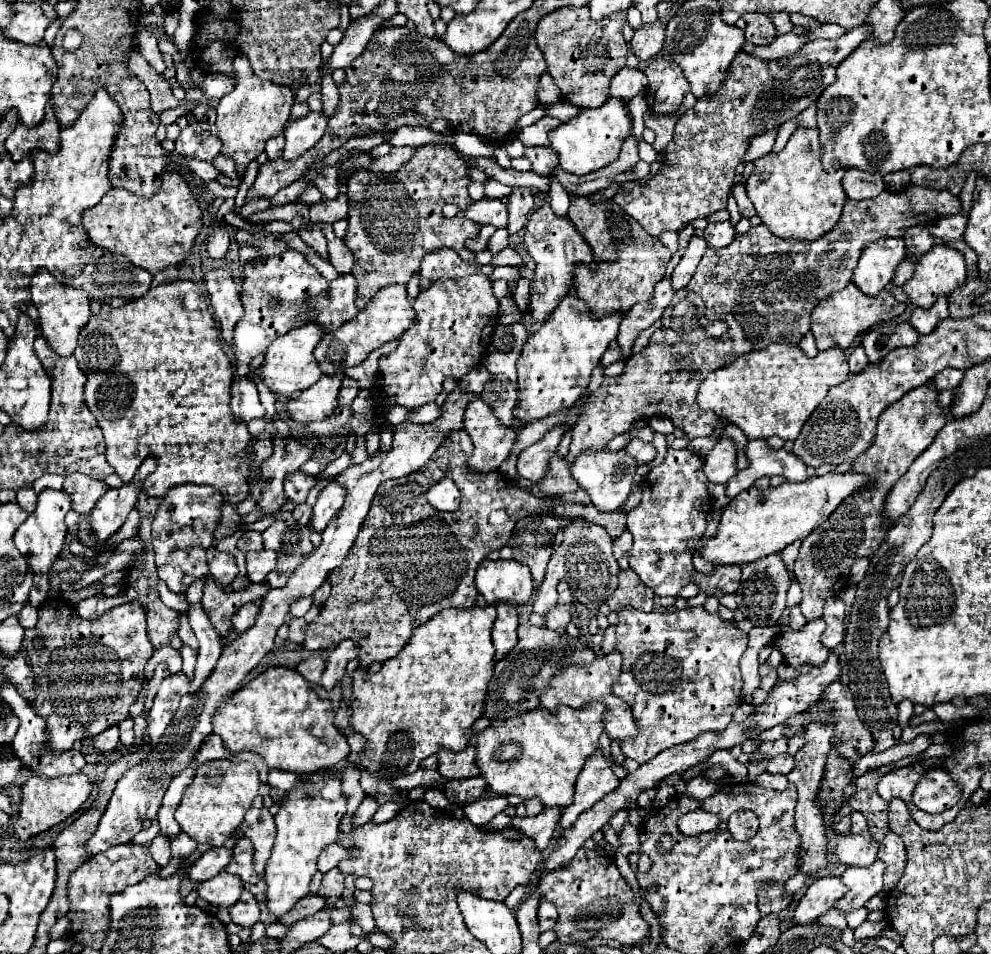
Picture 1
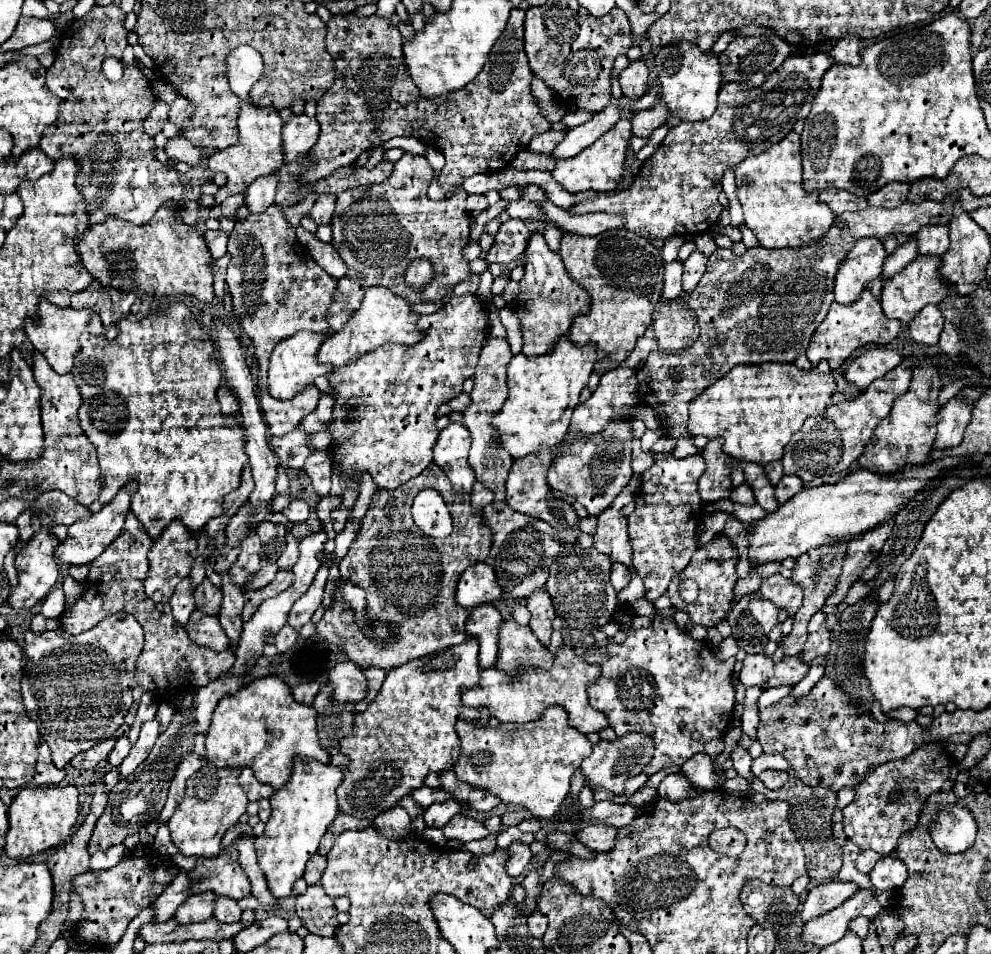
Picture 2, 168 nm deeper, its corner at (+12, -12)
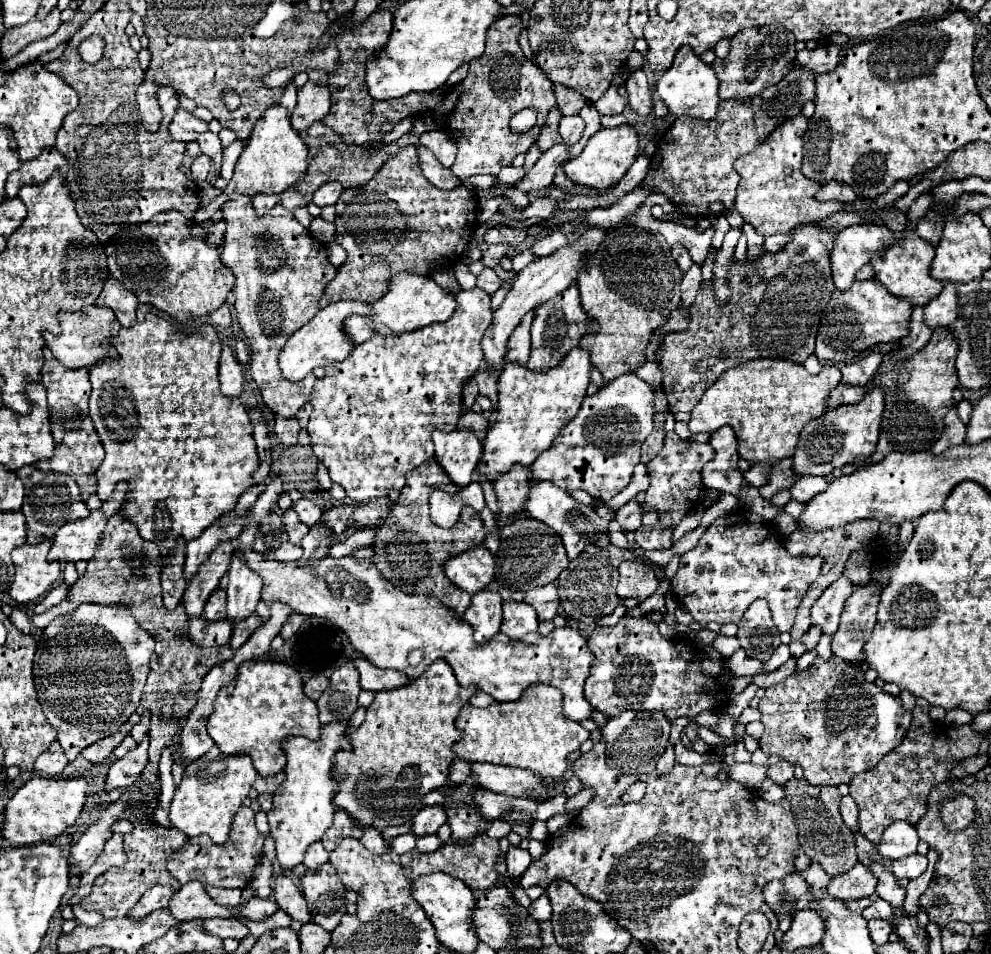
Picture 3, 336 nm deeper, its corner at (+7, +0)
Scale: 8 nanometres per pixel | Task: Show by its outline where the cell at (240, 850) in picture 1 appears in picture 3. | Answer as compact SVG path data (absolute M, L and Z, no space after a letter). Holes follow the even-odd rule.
M242 807L232 821L232 829L228 835L226 845L214 845L206 835L192 837L184 843L180 851L176 851L168 863L168 871L182 883L186 885L188 881L202 881L212 887L224 887L224 889L244 889L248 887L252 879L254 865L262 857L262 845L264 845L264 835L256 829L254 825L254 811L250 807Z

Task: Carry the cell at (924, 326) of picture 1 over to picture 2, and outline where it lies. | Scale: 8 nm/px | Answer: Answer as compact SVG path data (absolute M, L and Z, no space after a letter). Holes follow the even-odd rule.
M937 305L923 307L915 319L909 323L909 333L917 343L925 345L937 345L939 335L943 331L943 315Z

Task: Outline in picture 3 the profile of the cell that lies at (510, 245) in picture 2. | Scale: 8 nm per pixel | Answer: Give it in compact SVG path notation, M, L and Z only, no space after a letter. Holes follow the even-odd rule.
M500 243L500 245L490 245L484 255L482 255L482 261L486 267L496 267L500 263L502 257L506 257L514 247L508 247L508 243Z

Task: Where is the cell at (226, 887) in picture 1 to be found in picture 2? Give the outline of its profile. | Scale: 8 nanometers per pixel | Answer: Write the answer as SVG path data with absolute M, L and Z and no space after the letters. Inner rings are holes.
M211 891L191 895L175 913L175 919L179 923L193 923L193 921L203 921L213 917L213 905L215 905L215 895Z

